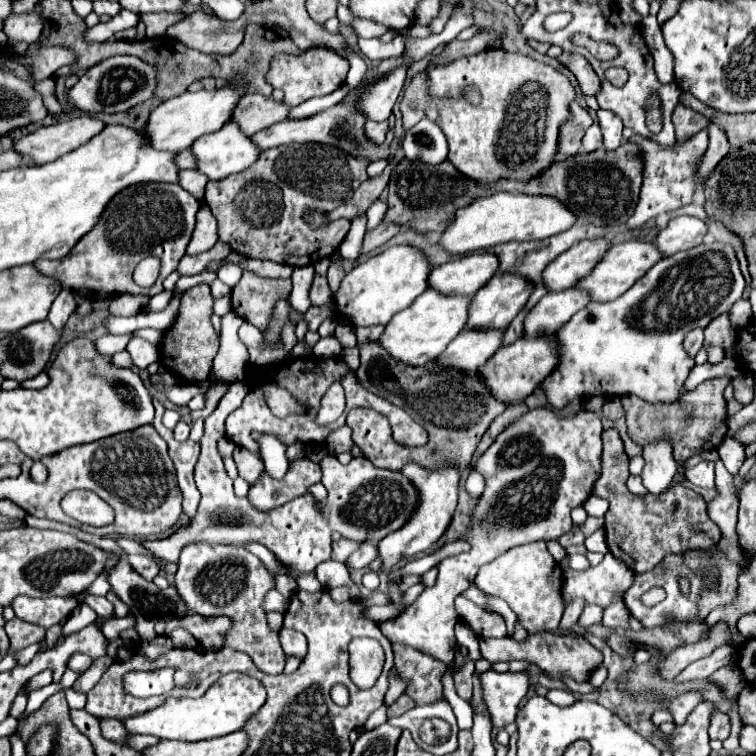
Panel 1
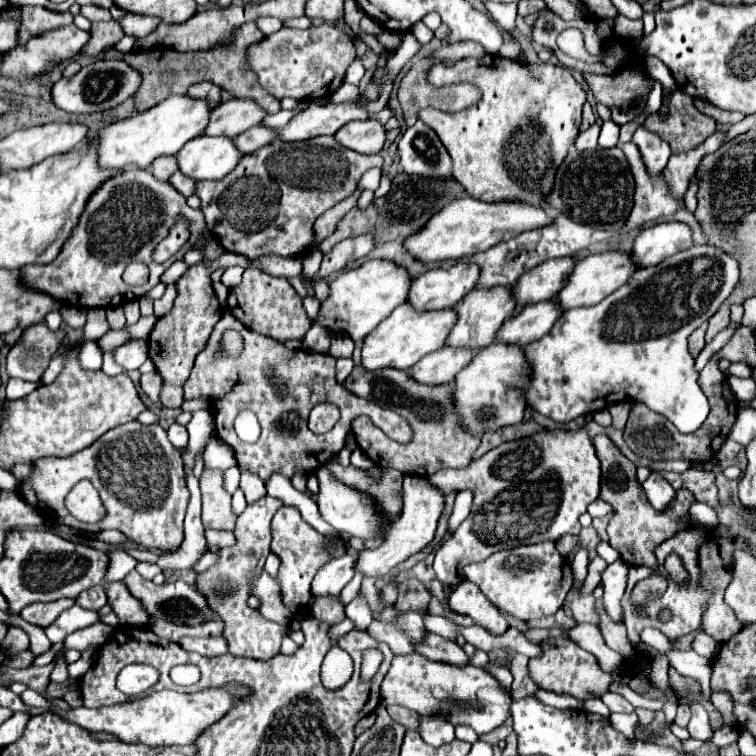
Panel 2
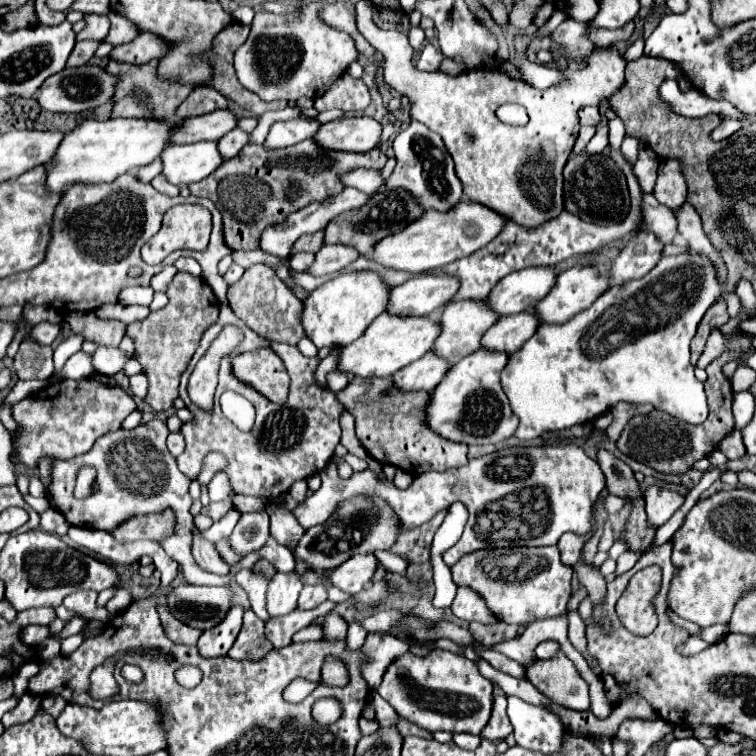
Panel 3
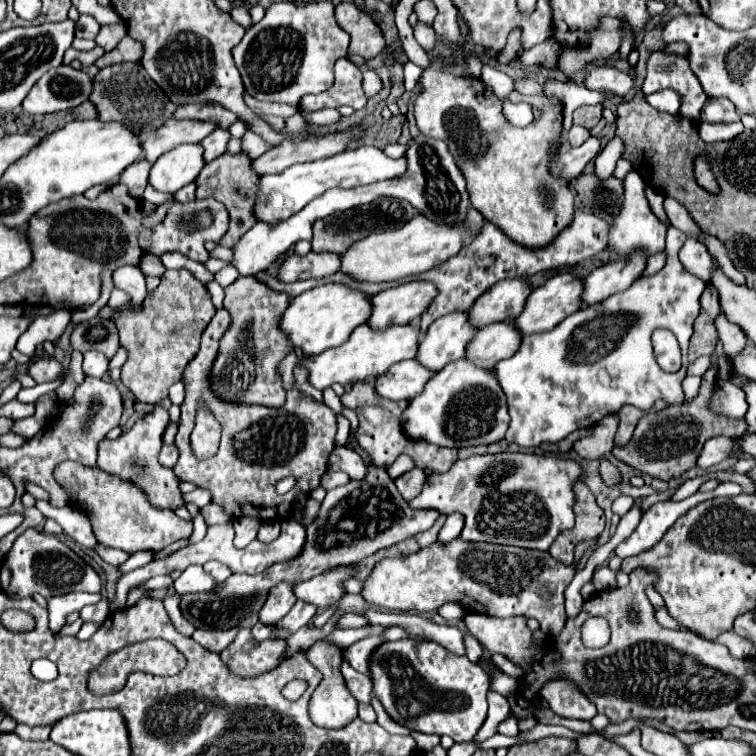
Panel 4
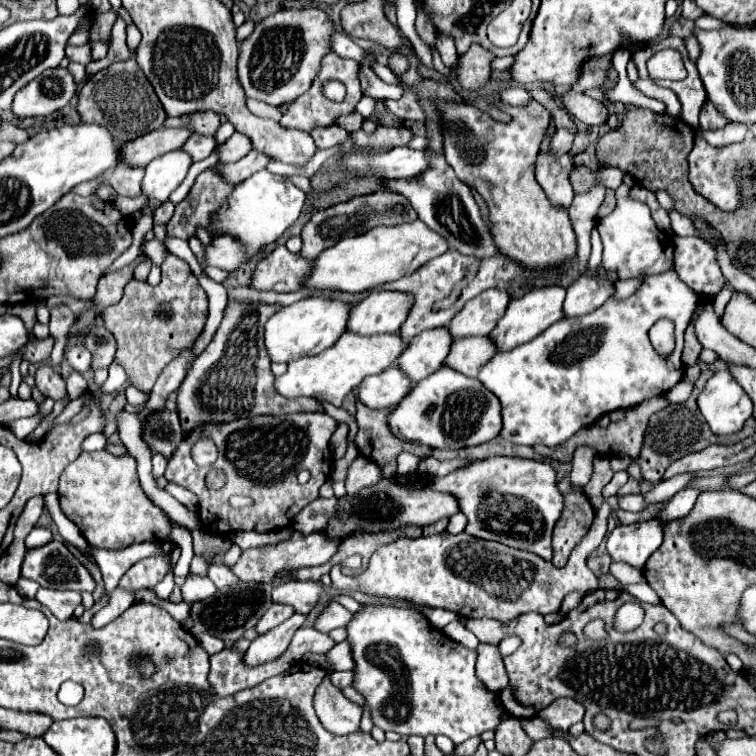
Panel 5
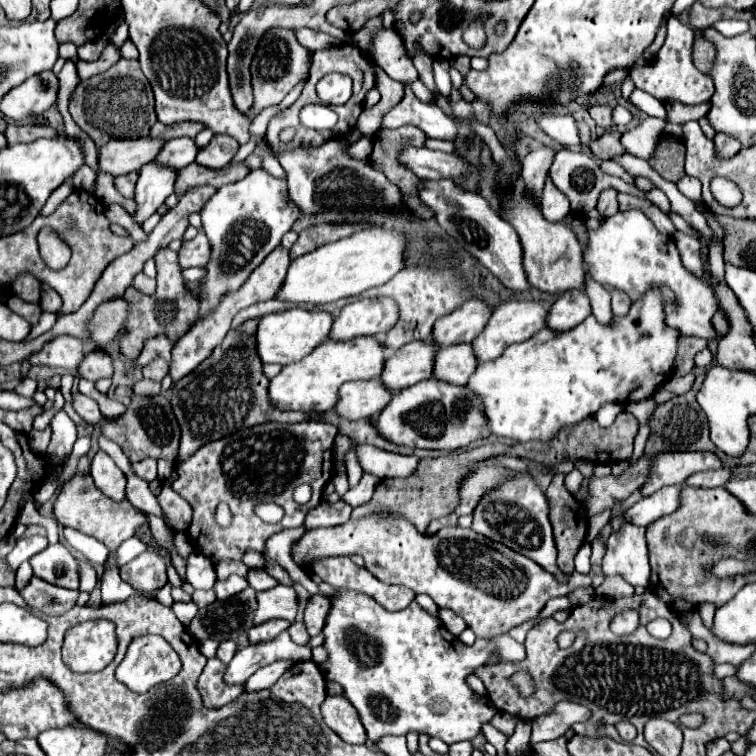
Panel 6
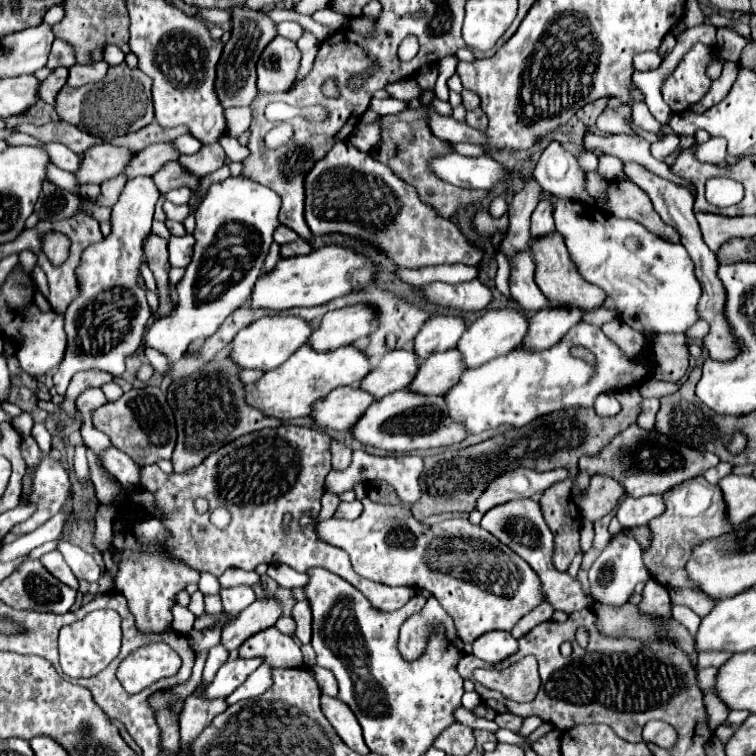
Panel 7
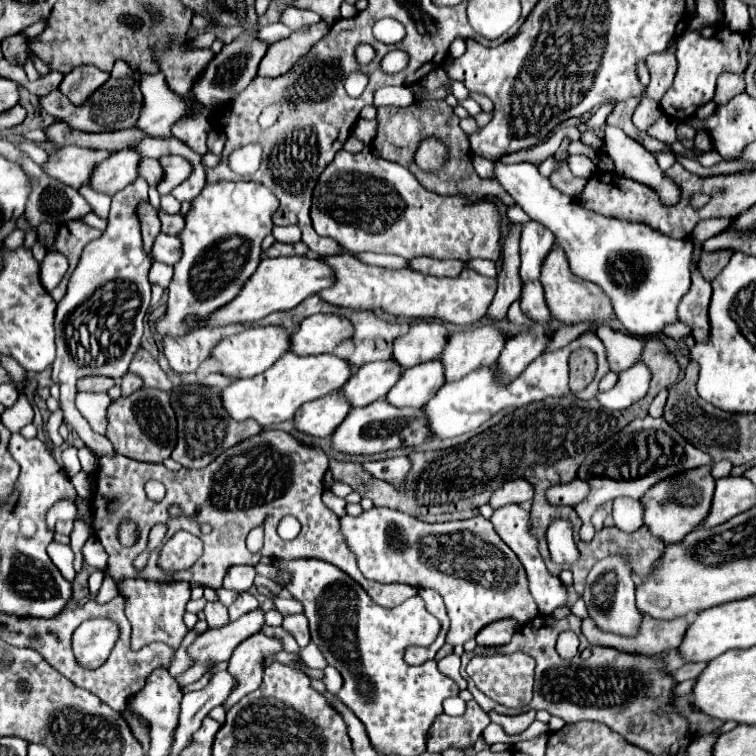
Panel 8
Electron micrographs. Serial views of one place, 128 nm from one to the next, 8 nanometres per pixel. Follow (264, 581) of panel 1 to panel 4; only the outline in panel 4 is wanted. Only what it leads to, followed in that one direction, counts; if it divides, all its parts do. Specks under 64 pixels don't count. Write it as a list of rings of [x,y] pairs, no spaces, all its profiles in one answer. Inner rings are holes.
[[[242,516],[242,518],[234,520],[234,530],[236,530],[234,545],[238,549],[242,549],[248,546],[252,540],[256,540],[260,524],[262,522],[258,518],[250,518],[250,516]],[[240,628],[234,642],[222,650],[222,660],[240,676],[258,676],[266,668],[274,668],[284,658],[284,644],[258,642],[252,638],[250,628]]]

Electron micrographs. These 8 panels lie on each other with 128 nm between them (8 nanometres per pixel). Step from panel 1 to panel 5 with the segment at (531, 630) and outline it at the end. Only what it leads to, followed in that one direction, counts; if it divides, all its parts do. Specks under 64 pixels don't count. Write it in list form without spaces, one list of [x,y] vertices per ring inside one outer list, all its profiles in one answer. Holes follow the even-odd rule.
[[[626,470],[616,472],[602,490],[604,502],[596,511],[594,524],[576,544],[564,568],[556,568],[532,552],[514,550],[498,542],[476,540],[466,532],[442,532],[436,536],[420,536],[416,540],[400,538],[394,544],[378,548],[372,554],[368,568],[357,577],[346,576],[340,567],[335,566],[330,572],[331,587],[352,593],[361,592],[370,598],[386,598],[390,602],[408,602],[416,608],[446,608],[458,612],[464,618],[486,616],[508,622],[524,612],[538,612],[542,616],[558,614],[560,604],[568,592],[576,590],[580,594],[590,594],[598,590],[598,578],[586,566],[586,558],[602,544],[607,534],[607,521],[612,513],[607,498],[616,496],[618,490],[626,484],[629,478],[627,473]]]

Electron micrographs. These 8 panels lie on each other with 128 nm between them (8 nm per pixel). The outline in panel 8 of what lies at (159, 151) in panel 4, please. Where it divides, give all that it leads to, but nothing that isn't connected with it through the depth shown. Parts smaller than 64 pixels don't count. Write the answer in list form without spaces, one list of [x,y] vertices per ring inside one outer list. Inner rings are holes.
[[[68,146],[68,148],[60,148],[56,154],[48,156],[48,164],[44,166],[44,170],[68,186],[80,188],[82,184],[90,182],[94,168],[108,156],[110,156],[108,150],[90,150],[90,148]]]

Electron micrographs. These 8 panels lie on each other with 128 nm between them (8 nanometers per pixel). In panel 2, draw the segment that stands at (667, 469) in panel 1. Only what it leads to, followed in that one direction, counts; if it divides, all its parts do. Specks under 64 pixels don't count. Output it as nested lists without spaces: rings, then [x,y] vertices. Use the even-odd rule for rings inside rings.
[[[650,472],[648,480],[642,484],[642,488],[646,490],[646,496],[650,500],[650,504],[656,508],[656,510],[664,510],[668,508],[668,504],[674,500],[674,488],[670,486],[670,482],[660,476],[658,472]]]

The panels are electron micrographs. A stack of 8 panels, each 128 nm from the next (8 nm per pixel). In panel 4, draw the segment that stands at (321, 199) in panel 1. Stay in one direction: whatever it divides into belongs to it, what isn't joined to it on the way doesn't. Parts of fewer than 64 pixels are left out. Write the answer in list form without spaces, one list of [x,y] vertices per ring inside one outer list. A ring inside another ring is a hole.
[[[244,152],[240,154],[224,154],[212,162],[208,162],[204,166],[204,170],[200,172],[200,176],[196,178],[196,198],[208,198],[212,196],[214,200],[222,202],[226,206],[226,210],[230,212],[230,228],[224,234],[224,238],[220,240],[222,246],[234,248],[236,242],[248,232],[248,228],[252,228],[258,218],[254,214],[254,204],[256,204],[256,186],[258,186],[260,176],[252,170],[252,158]]]

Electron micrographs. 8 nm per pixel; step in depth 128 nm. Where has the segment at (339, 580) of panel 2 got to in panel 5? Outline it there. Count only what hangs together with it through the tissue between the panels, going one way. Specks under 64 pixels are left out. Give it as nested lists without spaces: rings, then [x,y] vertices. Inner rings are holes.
[[[296,612],[288,620],[284,620],[280,626],[258,636],[246,650],[246,658],[244,658],[246,664],[256,666],[256,664],[264,664],[264,662],[280,656],[288,648],[294,632],[304,624],[304,620],[306,620],[306,614]]]

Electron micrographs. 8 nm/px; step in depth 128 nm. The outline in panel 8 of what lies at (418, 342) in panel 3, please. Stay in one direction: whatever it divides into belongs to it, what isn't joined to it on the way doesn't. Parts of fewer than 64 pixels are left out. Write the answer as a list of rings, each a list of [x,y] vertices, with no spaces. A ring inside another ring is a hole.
[[[286,352],[272,368],[268,368],[268,372],[238,380],[232,386],[224,388],[222,390],[222,402],[234,420],[254,418],[258,424],[268,428],[276,422],[292,420],[296,410],[304,402],[322,398],[328,392],[342,388],[350,376],[352,376],[350,364],[342,358],[338,358],[336,354],[298,356],[294,352]]]

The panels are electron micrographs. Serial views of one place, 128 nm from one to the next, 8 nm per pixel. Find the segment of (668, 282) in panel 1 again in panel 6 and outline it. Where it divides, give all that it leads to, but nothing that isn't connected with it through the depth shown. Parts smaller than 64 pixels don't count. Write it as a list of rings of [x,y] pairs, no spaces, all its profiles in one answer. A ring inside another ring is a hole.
[[[668,286],[650,288],[640,300],[632,302],[632,308],[624,316],[612,316],[612,324],[600,324],[594,316],[566,332],[544,328],[524,344],[512,344],[496,360],[480,362],[468,388],[484,396],[484,412],[492,434],[512,438],[516,442],[552,440],[562,428],[576,426],[584,418],[594,416],[602,404],[616,402],[628,404],[646,400],[656,394],[674,372],[674,358],[678,350],[680,330],[664,326],[664,304],[674,304],[676,296]]]

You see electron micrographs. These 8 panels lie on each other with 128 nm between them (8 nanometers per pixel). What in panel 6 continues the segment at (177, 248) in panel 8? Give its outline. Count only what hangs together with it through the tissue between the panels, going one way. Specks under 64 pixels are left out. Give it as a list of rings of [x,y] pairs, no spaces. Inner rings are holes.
[[[200,230],[194,240],[182,244],[182,250],[180,250],[180,266],[182,268],[204,266],[204,264],[208,264],[210,254],[212,254],[212,246],[210,246],[206,234]]]

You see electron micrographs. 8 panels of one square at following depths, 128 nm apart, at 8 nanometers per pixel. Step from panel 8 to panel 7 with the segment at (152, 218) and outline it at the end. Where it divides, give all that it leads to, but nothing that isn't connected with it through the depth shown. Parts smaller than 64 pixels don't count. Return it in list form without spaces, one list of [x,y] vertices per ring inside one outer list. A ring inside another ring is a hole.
[[[150,234],[144,246],[144,254],[148,260],[150,270],[154,272],[156,284],[158,284],[158,310],[154,312],[156,318],[164,318],[170,316],[174,312],[174,304],[170,302],[170,288],[168,288],[168,270],[170,270],[170,262],[168,262],[168,242],[164,238],[158,238],[156,234]]]

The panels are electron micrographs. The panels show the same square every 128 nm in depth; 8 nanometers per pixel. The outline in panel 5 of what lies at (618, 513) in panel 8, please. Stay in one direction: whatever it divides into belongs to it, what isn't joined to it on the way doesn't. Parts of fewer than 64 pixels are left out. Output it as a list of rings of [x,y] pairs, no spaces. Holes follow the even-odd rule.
[[[684,488],[680,490],[676,496],[672,496],[664,508],[664,512],[660,512],[658,516],[664,520],[674,520],[680,516],[686,516],[690,512],[690,508],[696,504],[696,498],[700,496],[700,488]],[[626,494],[618,498],[618,508],[628,510],[628,512],[640,512],[646,506],[642,494]],[[688,496],[688,498],[686,498]]]

